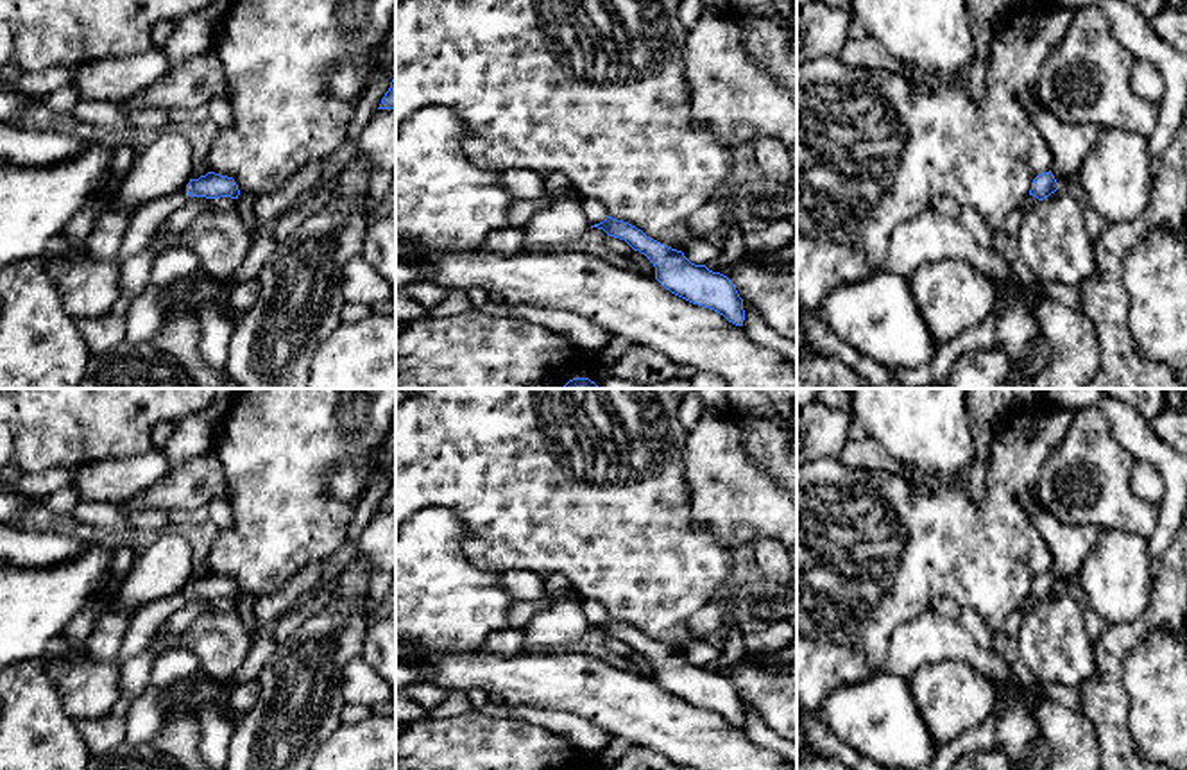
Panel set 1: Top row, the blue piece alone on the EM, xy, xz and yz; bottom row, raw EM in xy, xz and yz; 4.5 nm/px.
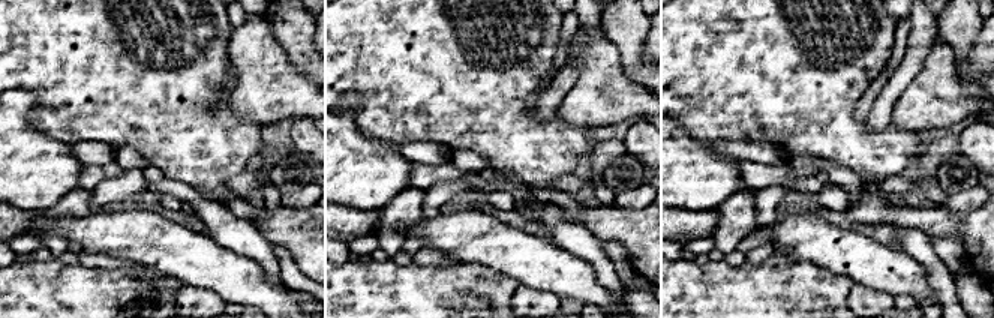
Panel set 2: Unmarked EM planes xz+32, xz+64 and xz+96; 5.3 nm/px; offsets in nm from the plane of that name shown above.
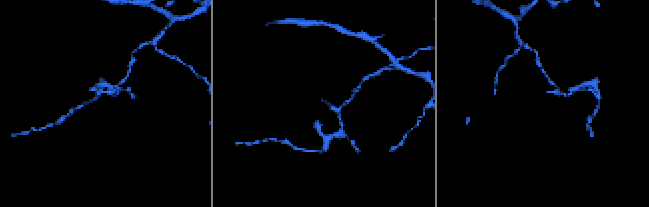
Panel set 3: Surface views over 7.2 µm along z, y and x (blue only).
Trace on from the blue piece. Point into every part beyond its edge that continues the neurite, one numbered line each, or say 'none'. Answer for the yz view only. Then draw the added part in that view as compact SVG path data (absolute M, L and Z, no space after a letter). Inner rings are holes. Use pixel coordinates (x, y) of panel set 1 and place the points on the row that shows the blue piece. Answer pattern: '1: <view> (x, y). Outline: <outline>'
none

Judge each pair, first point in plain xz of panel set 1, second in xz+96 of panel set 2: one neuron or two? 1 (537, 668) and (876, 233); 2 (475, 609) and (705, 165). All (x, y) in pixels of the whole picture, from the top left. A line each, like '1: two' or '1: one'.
1: two
2: one

